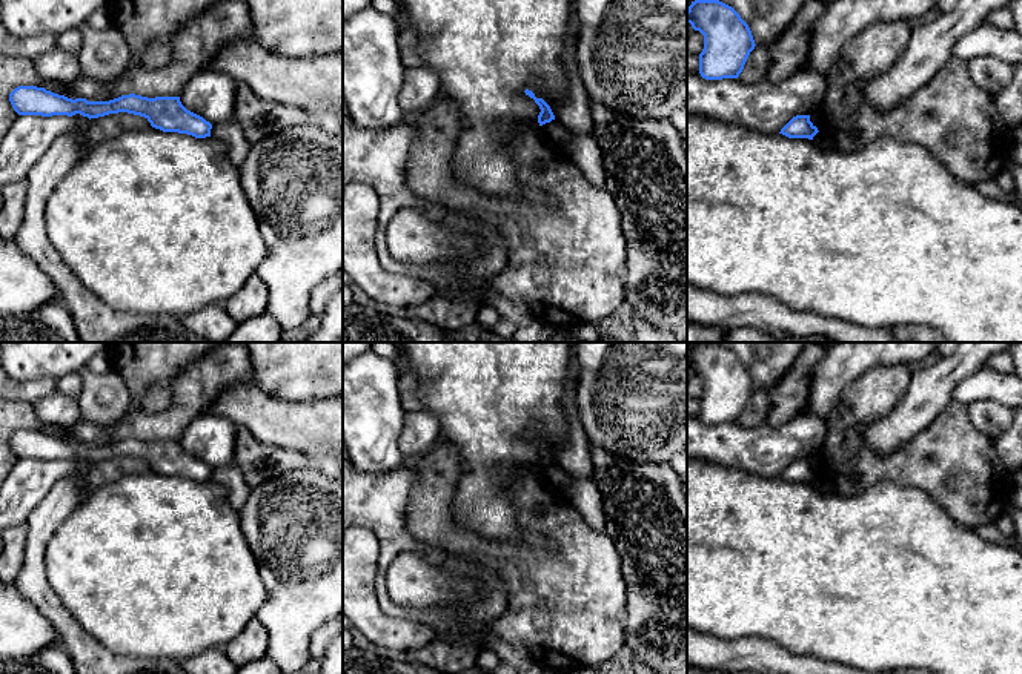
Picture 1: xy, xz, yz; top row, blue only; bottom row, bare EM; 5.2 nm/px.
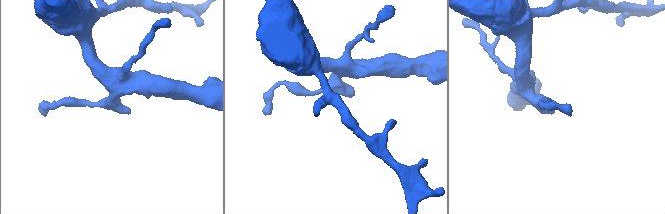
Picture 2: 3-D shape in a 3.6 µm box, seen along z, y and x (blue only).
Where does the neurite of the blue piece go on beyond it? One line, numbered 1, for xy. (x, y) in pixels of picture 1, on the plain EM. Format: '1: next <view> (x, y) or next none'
1: next none

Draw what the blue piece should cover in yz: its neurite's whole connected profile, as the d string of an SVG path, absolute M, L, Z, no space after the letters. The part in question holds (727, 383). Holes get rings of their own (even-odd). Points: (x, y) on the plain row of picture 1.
M695 344L687 353L687 367L704 379L699 418L705 424L738 422L755 393L748 368L719 344Z

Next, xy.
M18 430L9 438L9 445L18 459L68 459L98 462L109 458L128 456L144 461L152 471L163 476L187 477L195 482L211 481L212 468L187 454L180 441L148 442L135 438L121 439L109 445L88 445L68 442L45 431Z

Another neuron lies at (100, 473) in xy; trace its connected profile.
M118 456L98 462L91 462L83 477L81 501L88 499L92 490L117 482L128 474L141 474L152 471L148 462Z

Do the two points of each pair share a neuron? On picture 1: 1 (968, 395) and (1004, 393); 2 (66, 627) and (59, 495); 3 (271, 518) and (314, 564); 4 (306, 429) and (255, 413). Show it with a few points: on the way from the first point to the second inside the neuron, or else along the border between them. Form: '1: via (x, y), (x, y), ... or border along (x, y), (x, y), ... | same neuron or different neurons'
1: via (978, 392), (995, 392) | same neuron
2: via (40, 594), (36, 588), (36, 542), (40, 527) | same neuron
3: via (282, 528), (306, 553) | same neuron
4: via (294, 426), (268, 418) | same neuron

